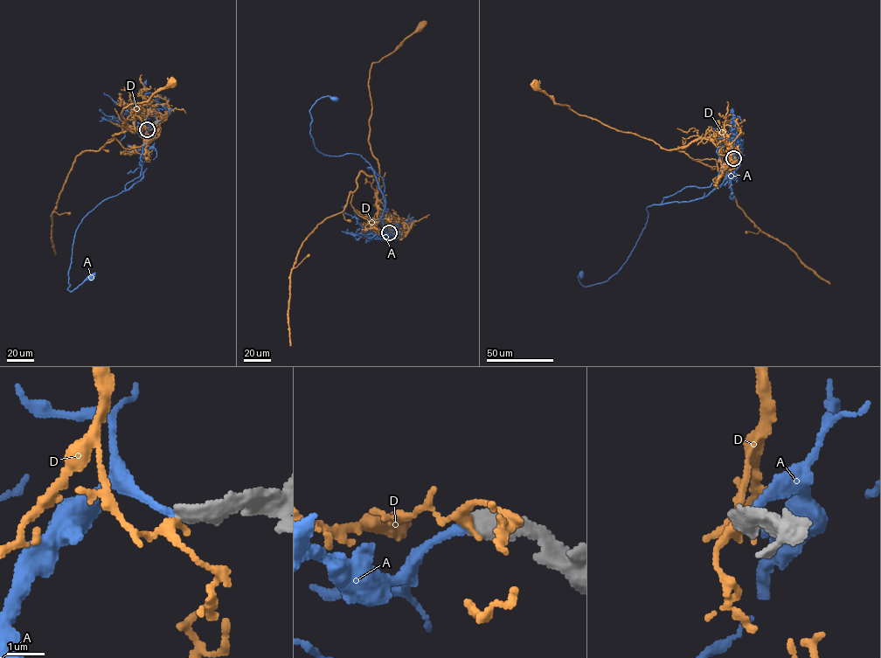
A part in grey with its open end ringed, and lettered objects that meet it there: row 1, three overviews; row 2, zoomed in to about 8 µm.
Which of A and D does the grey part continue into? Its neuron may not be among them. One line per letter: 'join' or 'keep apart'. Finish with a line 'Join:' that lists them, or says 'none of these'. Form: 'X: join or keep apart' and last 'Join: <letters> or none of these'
A: join
D: keep apart
Join: A

